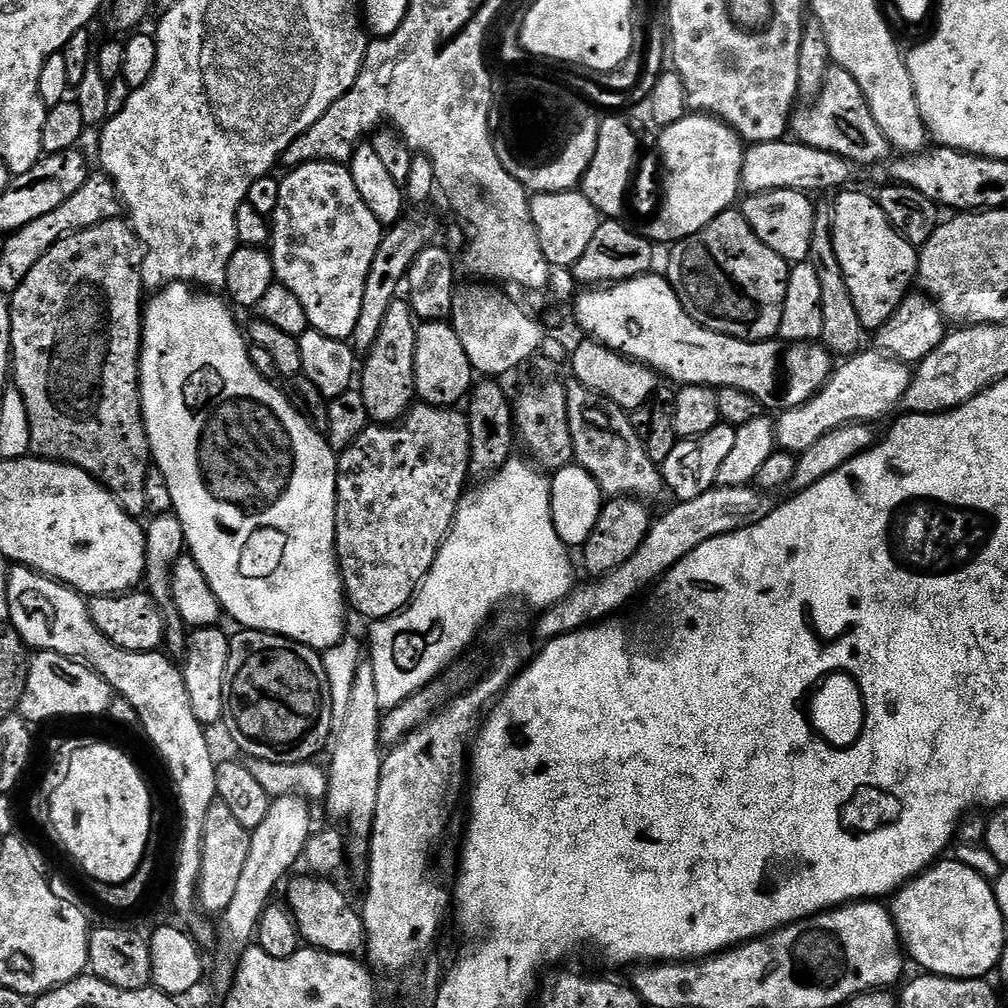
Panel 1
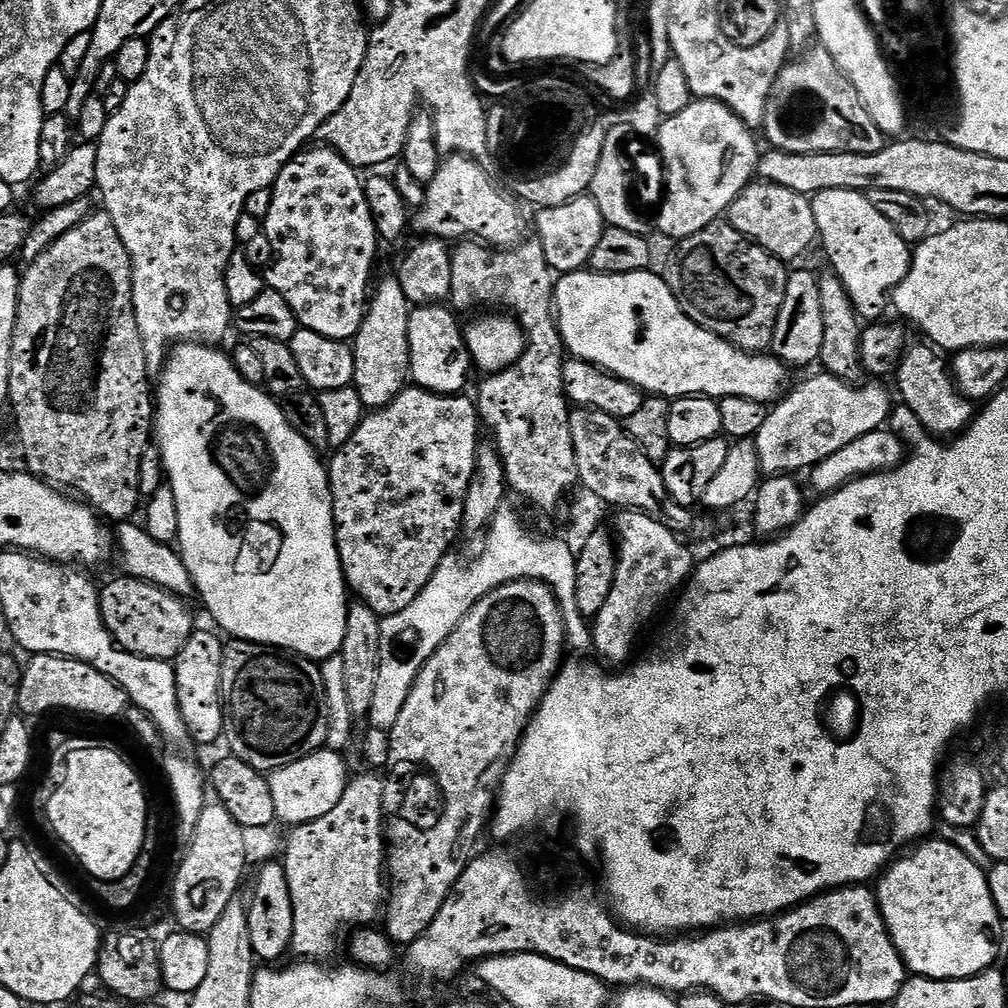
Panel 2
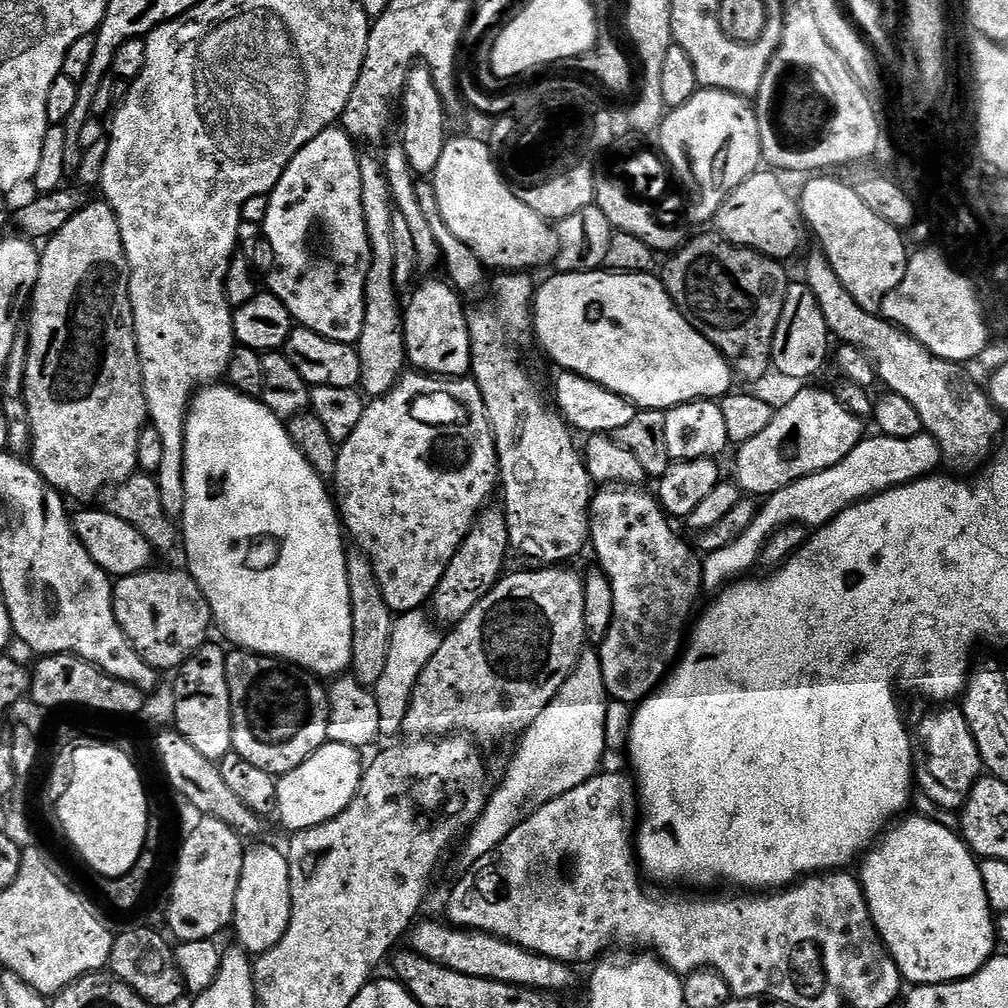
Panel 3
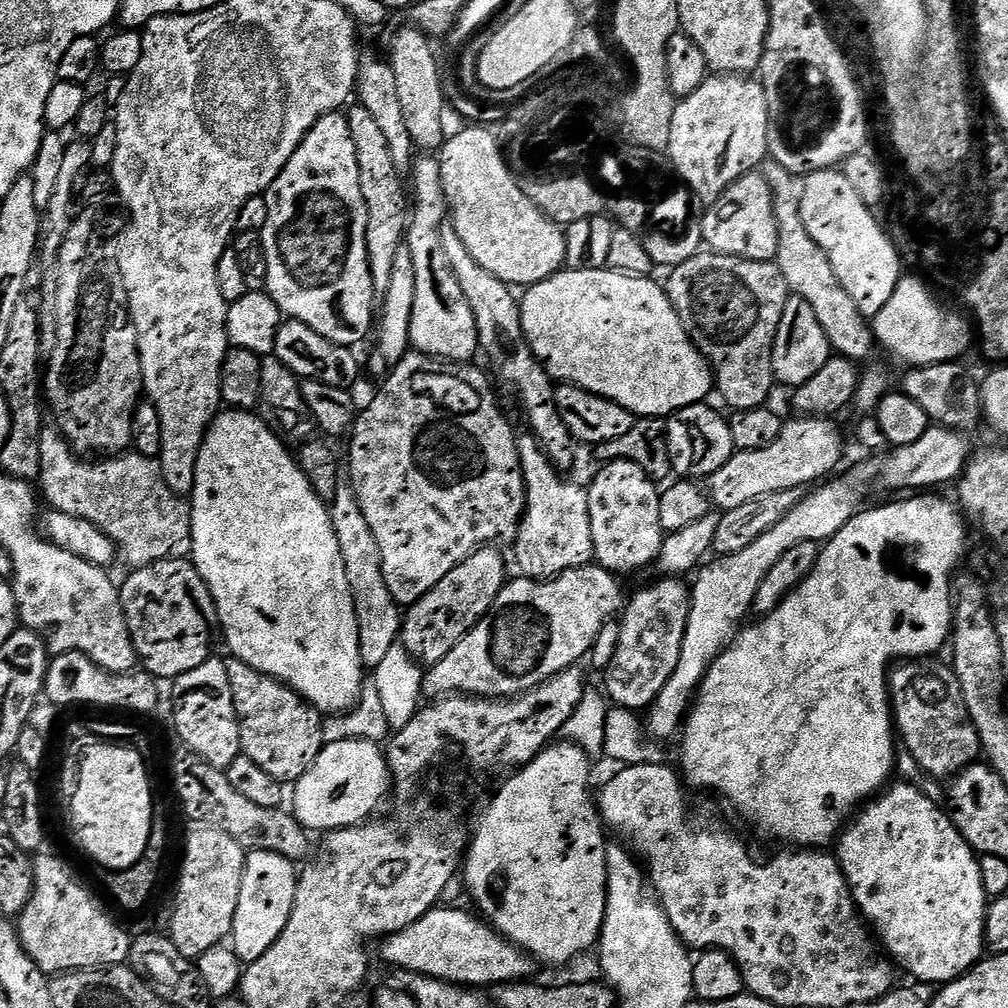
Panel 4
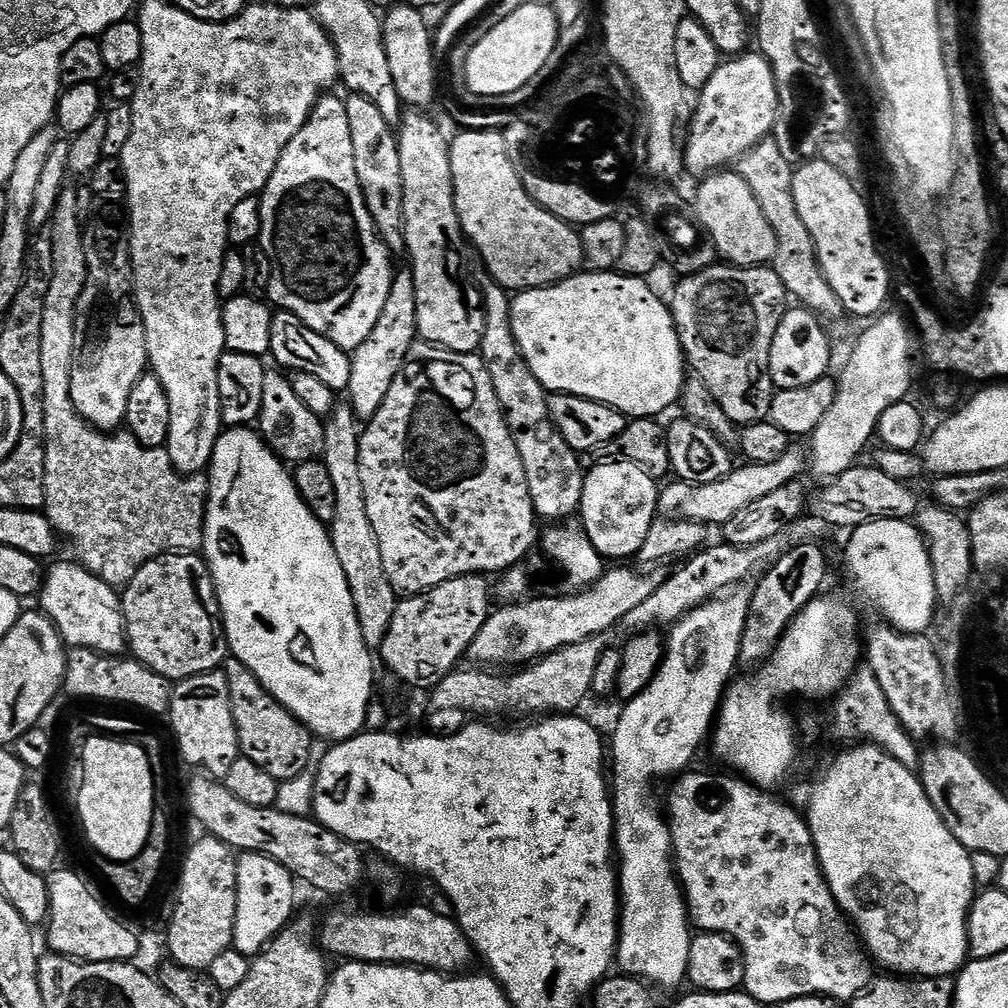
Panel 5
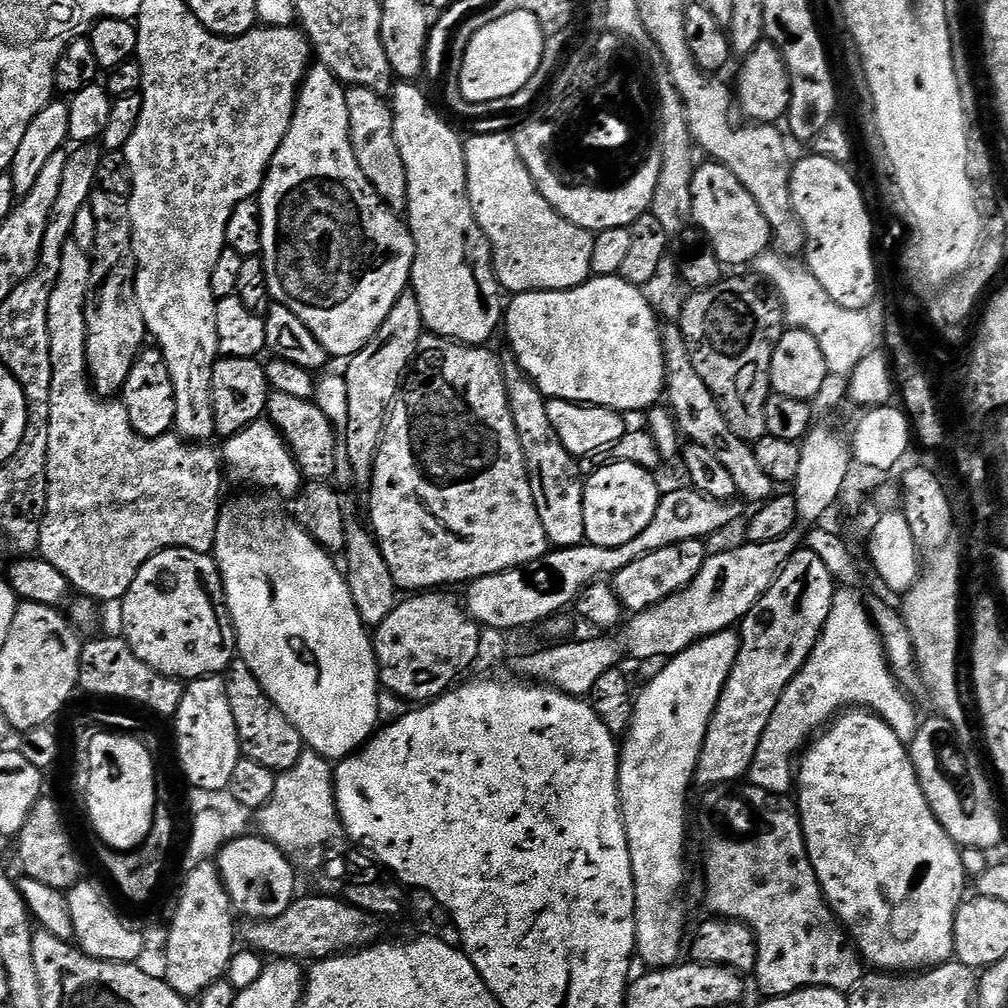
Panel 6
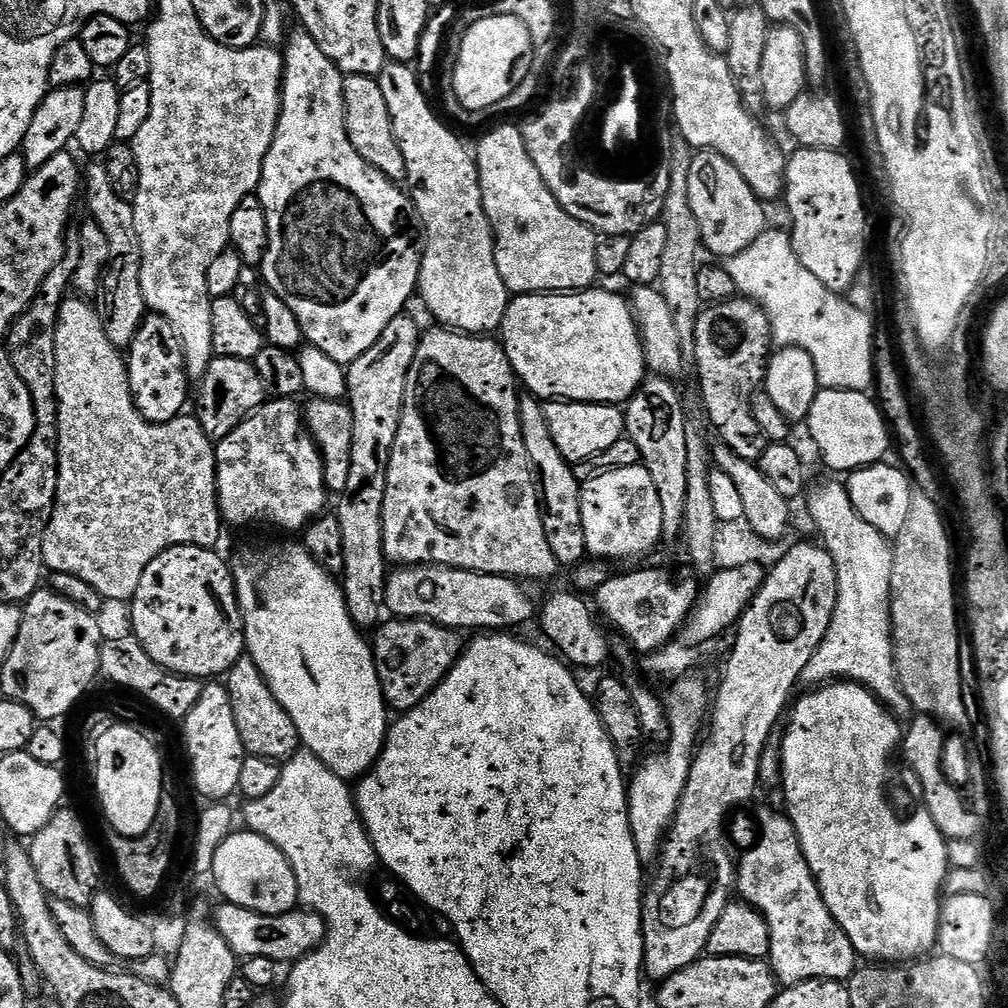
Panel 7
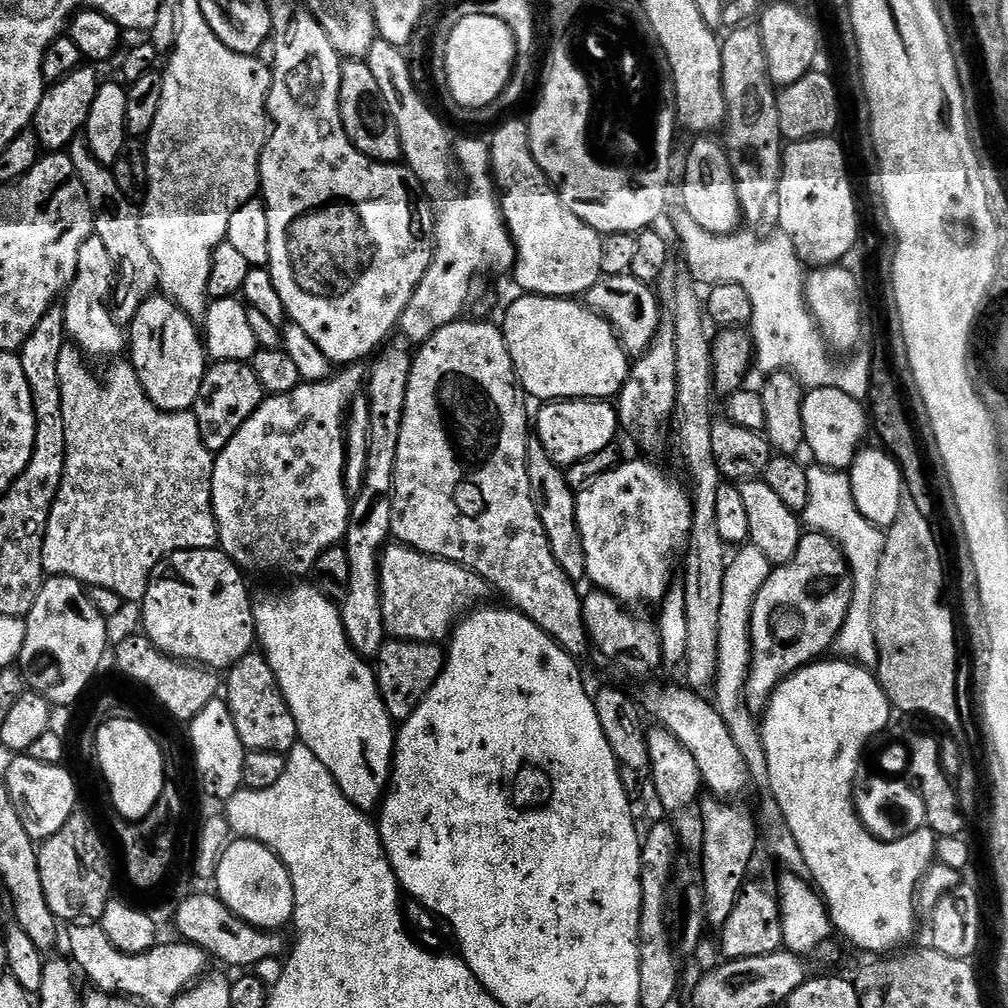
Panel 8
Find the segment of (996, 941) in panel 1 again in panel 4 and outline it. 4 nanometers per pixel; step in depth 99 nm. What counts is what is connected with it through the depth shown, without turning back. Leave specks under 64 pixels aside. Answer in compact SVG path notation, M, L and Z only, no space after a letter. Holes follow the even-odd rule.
M907 782L899 783L896 785L893 783L883 794L877 795L871 802L865 803L859 809L859 812L861 811L860 817L858 817L858 812L855 819L839 833L838 844L840 840L840 852L838 851L838 859L840 861L840 869L844 872L848 889L852 891L852 897L861 917L874 929L875 935L878 937L879 943L886 949L887 955L899 967L901 964L912 975L912 978L915 978L917 981L933 986L943 986L948 981L956 980L959 976L963 976L965 972L975 968L985 955L984 920L988 916L990 898L984 893L977 853L972 851L972 847L964 841L962 834L954 827L952 817L948 815L947 811L937 801L923 796L913 784Z

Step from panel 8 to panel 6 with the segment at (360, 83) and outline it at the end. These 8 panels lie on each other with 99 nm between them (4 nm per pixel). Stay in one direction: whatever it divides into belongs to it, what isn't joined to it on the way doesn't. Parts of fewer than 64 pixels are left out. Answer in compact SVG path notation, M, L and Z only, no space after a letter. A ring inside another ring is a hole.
M349 87L346 91L346 106L350 110L350 142L354 146L354 158L362 166L362 174L374 186L377 194L393 210L404 210L408 206L406 167L399 153L394 136L392 105L374 90Z

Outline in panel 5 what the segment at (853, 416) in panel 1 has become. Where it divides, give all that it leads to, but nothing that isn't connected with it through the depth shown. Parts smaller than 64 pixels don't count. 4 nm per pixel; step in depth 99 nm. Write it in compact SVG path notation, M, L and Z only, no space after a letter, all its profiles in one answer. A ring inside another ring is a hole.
M789 450L778 462L769 464L745 463L744 468L733 467L726 478L709 484L669 483L669 488L661 487L658 492L658 512L666 520L693 520L709 526L723 526L738 514L738 510L746 510L746 506L754 506L758 498L766 498L778 490L778 486L786 486L792 480L800 480L806 472L806 456L797 450Z

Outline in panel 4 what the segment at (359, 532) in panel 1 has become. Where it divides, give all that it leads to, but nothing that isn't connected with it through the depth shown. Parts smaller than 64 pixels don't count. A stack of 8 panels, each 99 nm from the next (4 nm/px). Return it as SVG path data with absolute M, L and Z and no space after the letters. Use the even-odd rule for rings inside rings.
M409 351L408 355L402 358L402 362L398 362L398 366L383 377L381 384L384 385L377 390L376 397L365 408L363 405L362 411L357 415L356 423L352 426L346 476L354 490L358 506L361 507L362 514L366 518L366 523L374 534L374 542L378 544L386 586L397 604L401 606L410 606L418 602L427 592L434 590L434 586L438 586L438 582L442 582L442 578L446 578L446 574L450 574L454 566L458 566L480 548L500 542L496 540L514 541L519 532L520 520L524 516L525 490L523 470L520 468L517 450L518 438L516 434L512 434L512 428L508 425L508 420L504 417L495 394L492 393L493 381L489 373L483 367L475 368L474 365L475 363L472 362L453 364L443 360L433 360L430 356L423 356L421 352Z

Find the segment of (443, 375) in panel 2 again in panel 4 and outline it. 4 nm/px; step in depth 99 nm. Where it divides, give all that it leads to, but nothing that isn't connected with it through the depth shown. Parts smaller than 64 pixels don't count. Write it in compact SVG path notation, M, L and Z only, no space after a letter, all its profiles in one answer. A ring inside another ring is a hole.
M420 156L410 169L416 201L410 204L410 223L406 233L406 246L414 258L414 312L410 314L410 345L423 356L462 364L477 355L480 339L474 326L474 312L462 294L462 286L454 278L442 246L440 227L446 222L446 201L441 189L439 159Z

